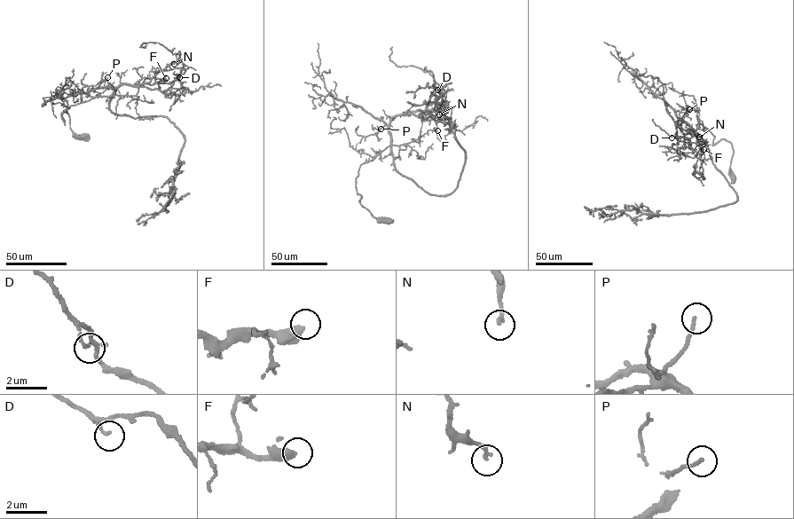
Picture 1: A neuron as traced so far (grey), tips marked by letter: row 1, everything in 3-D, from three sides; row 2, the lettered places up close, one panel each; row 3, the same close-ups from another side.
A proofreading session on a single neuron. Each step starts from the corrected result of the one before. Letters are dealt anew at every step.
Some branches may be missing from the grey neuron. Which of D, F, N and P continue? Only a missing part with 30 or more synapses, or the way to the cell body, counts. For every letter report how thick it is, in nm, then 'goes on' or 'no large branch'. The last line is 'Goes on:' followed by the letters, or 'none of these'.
D: calibre 150 nm; no large branch
F: calibre 460 nm; goes on
N: calibre 170 nm; no large branch
P: calibre 150 nm; no large branch
Goes on: F

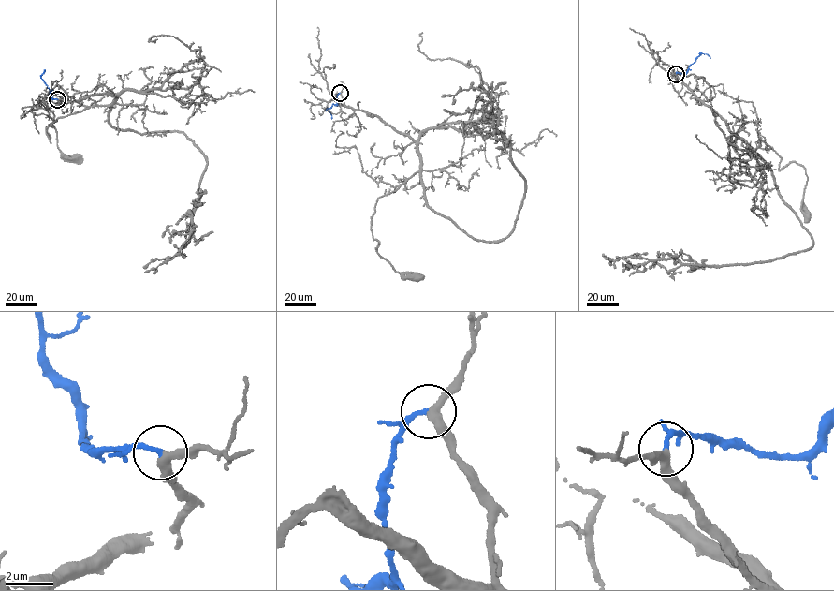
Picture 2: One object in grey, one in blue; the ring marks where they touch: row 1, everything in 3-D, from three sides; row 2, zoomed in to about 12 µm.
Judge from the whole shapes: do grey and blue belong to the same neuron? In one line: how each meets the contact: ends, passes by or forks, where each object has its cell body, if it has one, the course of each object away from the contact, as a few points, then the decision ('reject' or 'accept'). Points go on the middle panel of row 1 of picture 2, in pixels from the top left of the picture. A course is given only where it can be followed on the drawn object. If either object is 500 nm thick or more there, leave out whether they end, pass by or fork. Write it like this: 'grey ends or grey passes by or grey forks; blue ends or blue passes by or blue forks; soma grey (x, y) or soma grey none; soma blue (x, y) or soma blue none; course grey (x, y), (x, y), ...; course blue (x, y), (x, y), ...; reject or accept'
grey passes by; blue ends; soma grey (416, 277); soma blue none; course grey (340, 93), (345, 106), (416, 142), (418, 169), (378, 198), (371, 228), (376, 252), (415, 276); course blue (340, 93), (337, 104), (326, 110), (329, 109), (331, 119); accept

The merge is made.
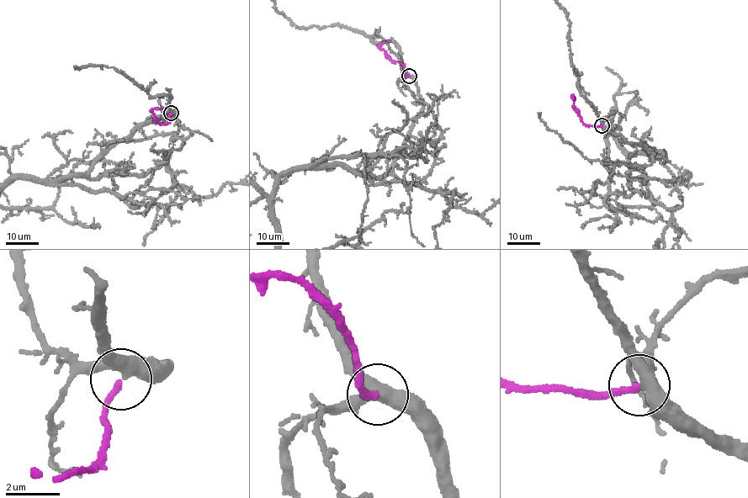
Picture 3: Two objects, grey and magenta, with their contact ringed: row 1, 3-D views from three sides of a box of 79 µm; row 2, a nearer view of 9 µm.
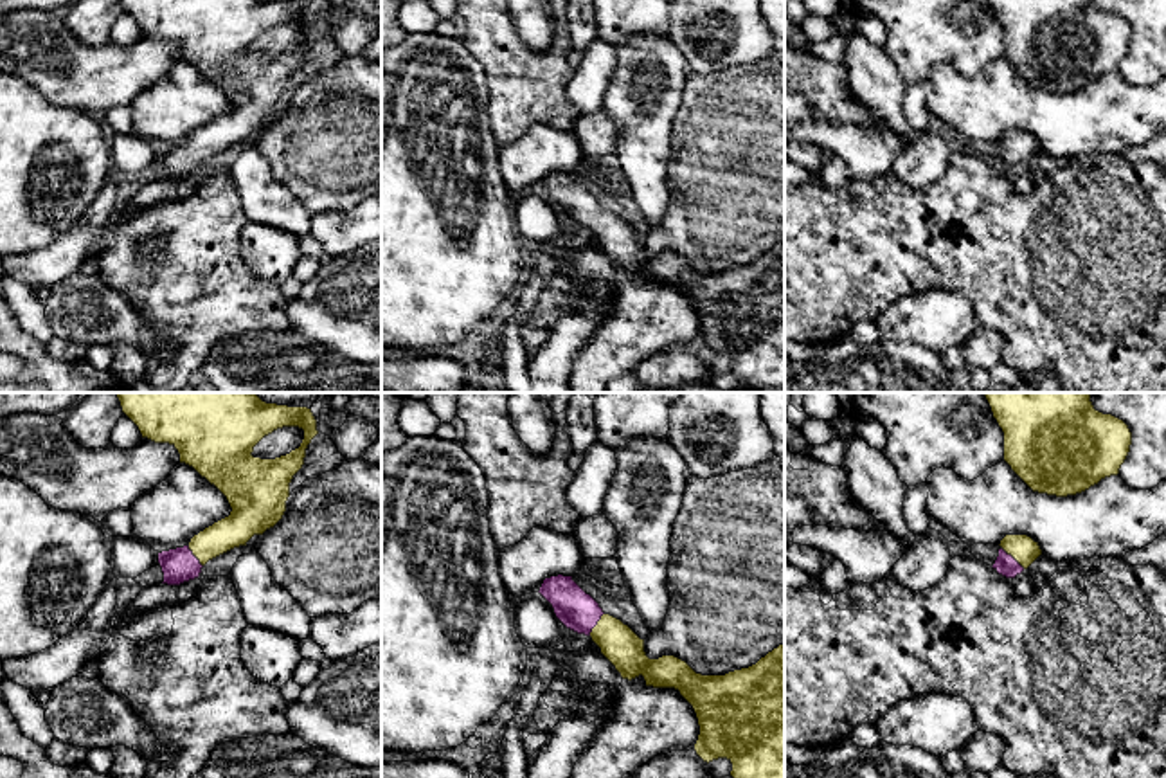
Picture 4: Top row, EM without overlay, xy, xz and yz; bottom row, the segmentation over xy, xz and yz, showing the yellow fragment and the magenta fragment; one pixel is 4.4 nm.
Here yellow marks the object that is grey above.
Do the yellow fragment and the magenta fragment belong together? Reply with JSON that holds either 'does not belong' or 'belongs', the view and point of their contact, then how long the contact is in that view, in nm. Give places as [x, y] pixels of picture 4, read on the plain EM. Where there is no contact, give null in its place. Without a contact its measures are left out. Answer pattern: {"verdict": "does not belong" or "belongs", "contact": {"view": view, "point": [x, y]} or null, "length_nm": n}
{"verdict": "belongs", "contact": {"view": "yz", "point": [1013, 153]}, "length_nm": 150}

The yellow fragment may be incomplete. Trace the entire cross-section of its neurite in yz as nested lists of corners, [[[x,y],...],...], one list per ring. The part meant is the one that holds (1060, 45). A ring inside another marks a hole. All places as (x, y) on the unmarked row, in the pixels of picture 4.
[[[990,0],[1004,29],[1004,58],[1038,90],[1076,92],[1117,72],[1132,29],[1092,0]]]

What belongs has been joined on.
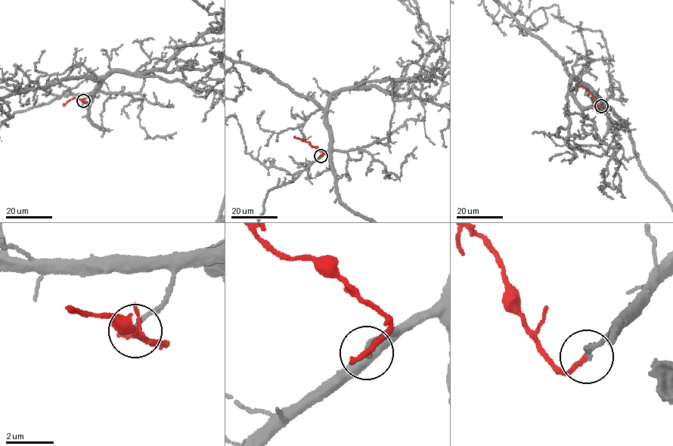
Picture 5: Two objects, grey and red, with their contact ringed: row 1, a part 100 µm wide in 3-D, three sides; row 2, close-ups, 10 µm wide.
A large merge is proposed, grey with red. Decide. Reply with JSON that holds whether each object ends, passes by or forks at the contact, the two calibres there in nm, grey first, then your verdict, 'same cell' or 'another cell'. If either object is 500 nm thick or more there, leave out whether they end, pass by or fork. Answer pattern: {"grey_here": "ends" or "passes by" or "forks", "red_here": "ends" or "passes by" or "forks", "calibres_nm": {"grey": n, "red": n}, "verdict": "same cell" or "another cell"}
{"grey_here": "ends", "red_here": "ends", "calibres_nm": {"grey": 160, "red": 260}, "verdict": "same cell"}

